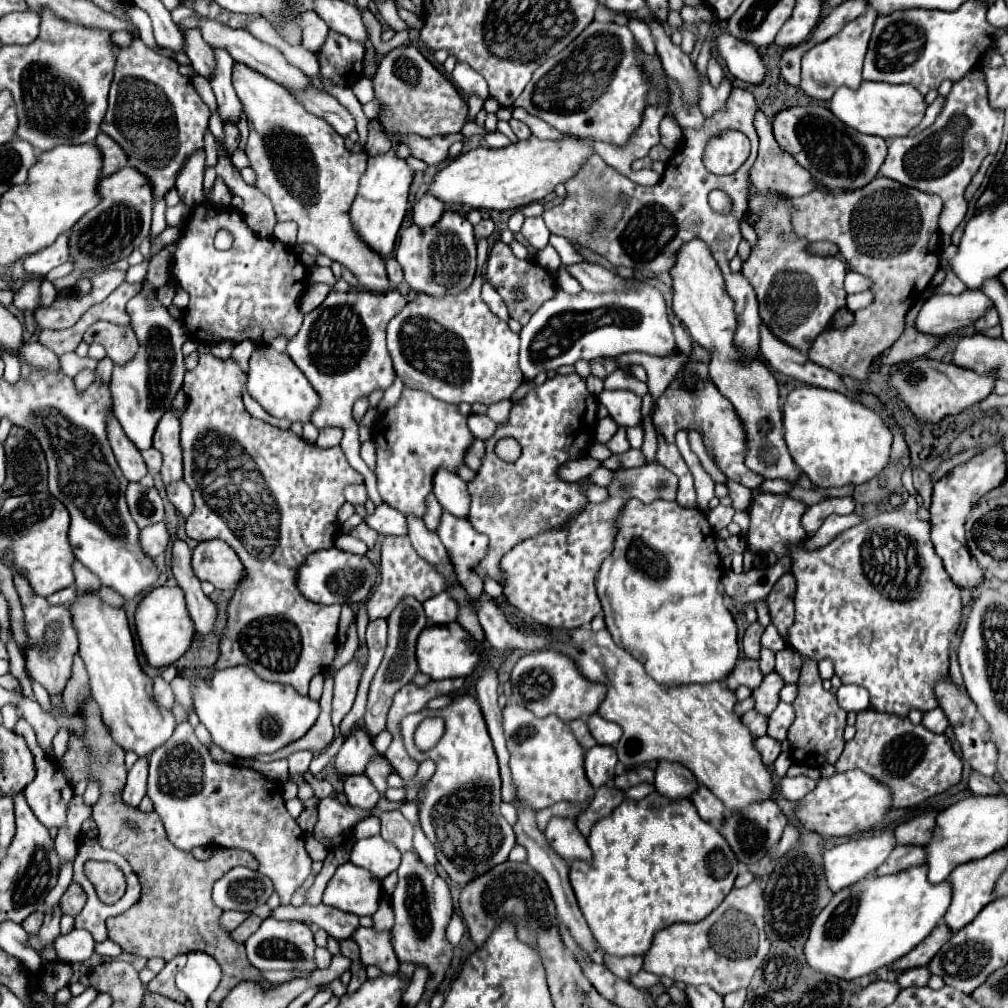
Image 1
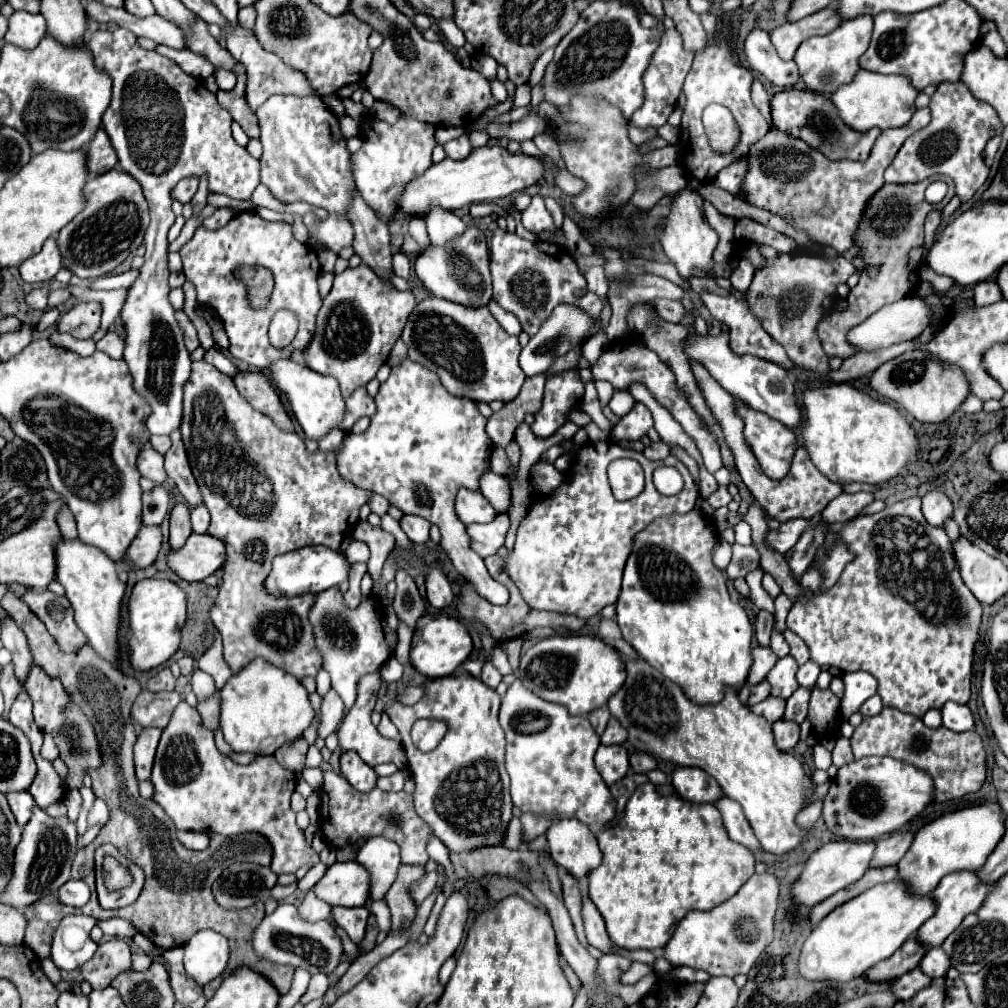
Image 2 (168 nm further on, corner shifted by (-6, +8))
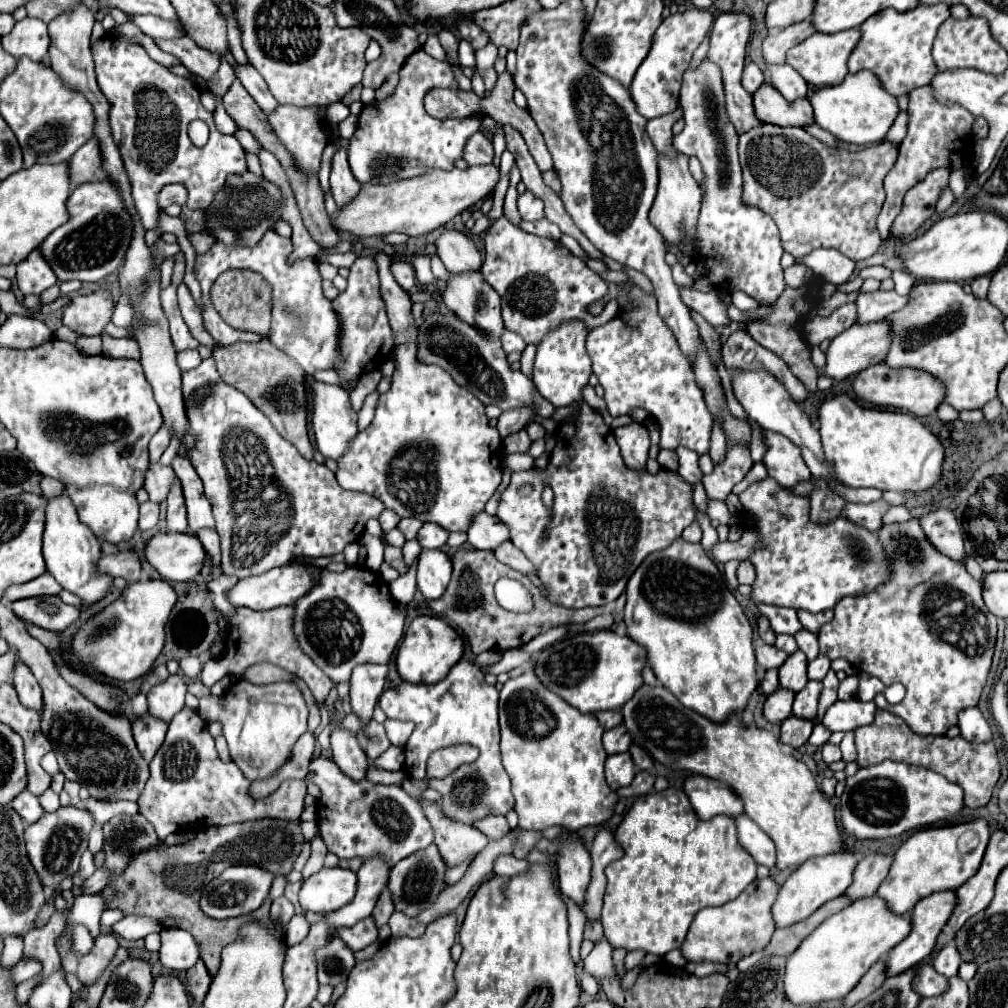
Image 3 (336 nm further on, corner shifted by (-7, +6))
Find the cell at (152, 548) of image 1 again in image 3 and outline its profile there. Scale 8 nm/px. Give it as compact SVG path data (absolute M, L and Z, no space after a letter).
M119 551L117 555L103 555L97 561L97 573L109 577L123 577L127 583L141 579L141 563L133 551Z

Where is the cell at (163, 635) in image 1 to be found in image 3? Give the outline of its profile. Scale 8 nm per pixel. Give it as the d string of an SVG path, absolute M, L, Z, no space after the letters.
M149 579L127 585L117 601L101 609L79 627L79 631L73 635L71 651L85 667L107 679L133 681L143 677L163 649L165 623L173 603L177 603L177 595L167 581Z

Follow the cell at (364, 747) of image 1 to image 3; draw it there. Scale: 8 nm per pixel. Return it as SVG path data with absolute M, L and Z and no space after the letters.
M363 663L353 669L351 675L351 707L353 713L361 717L363 725L373 717L373 707L377 705L383 685L385 685L387 665Z

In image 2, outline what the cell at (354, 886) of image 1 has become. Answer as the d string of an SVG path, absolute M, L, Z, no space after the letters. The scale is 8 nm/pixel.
M358 861L334 863L314 891L332 907L362 907L370 901L370 873Z

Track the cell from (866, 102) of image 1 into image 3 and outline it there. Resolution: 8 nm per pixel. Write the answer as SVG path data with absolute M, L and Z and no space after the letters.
M859 71L849 73L843 83L833 87L819 87L811 97L813 105L813 117L815 123L837 137L837 141L853 143L853 145L873 145L879 143L889 127L893 125L895 117L899 115L897 99L883 91L881 83L877 83L875 75L871 71Z

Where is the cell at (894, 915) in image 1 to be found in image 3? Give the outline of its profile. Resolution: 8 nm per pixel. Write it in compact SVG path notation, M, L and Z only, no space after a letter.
M877 895L859 899L825 919L811 935L807 935L797 951L787 957L783 991L793 1005L815 1005L821 1001L843 999L869 967L885 957L897 943L909 935L907 915L889 915L885 903Z

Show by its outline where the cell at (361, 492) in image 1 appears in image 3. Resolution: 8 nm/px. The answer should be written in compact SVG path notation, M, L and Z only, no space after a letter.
M385 509L385 511L381 513L381 517L379 517L379 523L381 523L381 527L383 527L383 533L395 529L399 521L401 521L401 519L399 519L393 511L389 511L389 509Z

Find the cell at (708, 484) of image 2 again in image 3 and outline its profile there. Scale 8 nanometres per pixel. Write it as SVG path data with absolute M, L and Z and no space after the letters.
M677 447L675 449L677 455L679 455L679 475L689 481L691 485L695 485L697 481L701 481L701 471L699 471L699 465L697 465L697 459L699 455L695 451L689 451L687 447Z

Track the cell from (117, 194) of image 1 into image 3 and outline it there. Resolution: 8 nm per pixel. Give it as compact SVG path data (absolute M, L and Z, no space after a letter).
M109 181L87 183L71 191L67 199L69 221L55 229L41 245L39 251L55 271L59 281L79 279L79 281L99 281L111 273L115 273L125 261L125 251L129 247L131 229L129 213L121 207L121 199L117 199L117 191Z

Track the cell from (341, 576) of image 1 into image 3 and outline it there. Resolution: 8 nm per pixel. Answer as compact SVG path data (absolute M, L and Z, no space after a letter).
M287 563L287 565L267 571L263 575L257 575L257 577L251 575L251 577L239 579L239 583L227 591L227 599L233 607L249 607L255 611L275 609L281 605L293 605L301 595L305 595L305 591L309 591L309 587L313 587L317 583L317 573L319 571L313 565Z

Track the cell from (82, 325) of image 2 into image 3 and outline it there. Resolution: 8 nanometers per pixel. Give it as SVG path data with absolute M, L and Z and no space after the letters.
M107 289L77 295L63 313L63 323L83 335L101 335L113 315L113 299Z

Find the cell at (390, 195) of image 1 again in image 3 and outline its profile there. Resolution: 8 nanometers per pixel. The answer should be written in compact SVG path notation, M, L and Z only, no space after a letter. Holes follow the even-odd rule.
M417 49L415 53L409 55L405 65L401 67L401 81L399 81L397 89L387 99L371 101L371 103L361 107L357 131L349 139L349 147L347 147L349 165L351 165L351 171L353 171L353 175L359 183L371 183L371 181L389 183L389 181L395 181L395 179L409 179L409 177L425 173L427 169L447 169L449 171L449 169L453 169L455 161L463 157L465 143L473 133L479 131L483 117L481 115L469 115L465 119L435 119L435 117L429 117L425 107L423 107L423 97L435 87L459 89L453 67L447 61L437 61L431 55L427 55L423 49ZM375 169L381 169L379 171L381 175L377 179L373 179Z

